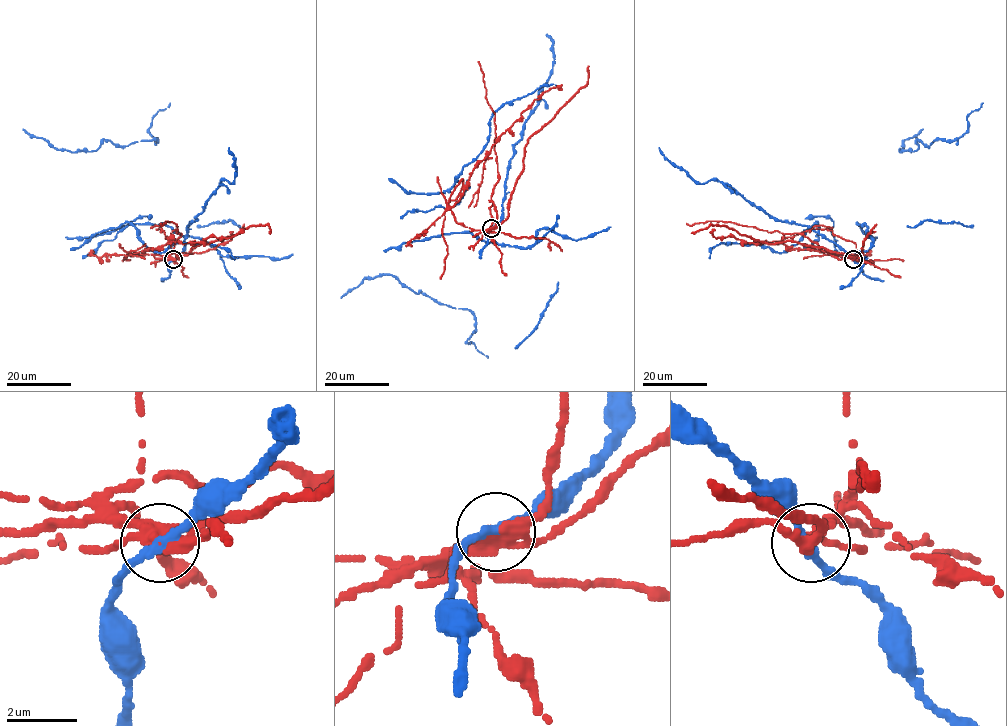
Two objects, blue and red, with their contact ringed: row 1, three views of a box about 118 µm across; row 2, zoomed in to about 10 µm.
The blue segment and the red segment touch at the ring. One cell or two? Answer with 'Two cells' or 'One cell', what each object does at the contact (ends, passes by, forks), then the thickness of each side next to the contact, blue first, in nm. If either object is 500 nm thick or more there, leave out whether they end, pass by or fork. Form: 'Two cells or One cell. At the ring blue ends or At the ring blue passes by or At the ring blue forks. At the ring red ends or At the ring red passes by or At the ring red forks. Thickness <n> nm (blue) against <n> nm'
Two cells. At the ring blue passes by. At the ring red forks. Thickness 260 nm (blue) against 320 nm

